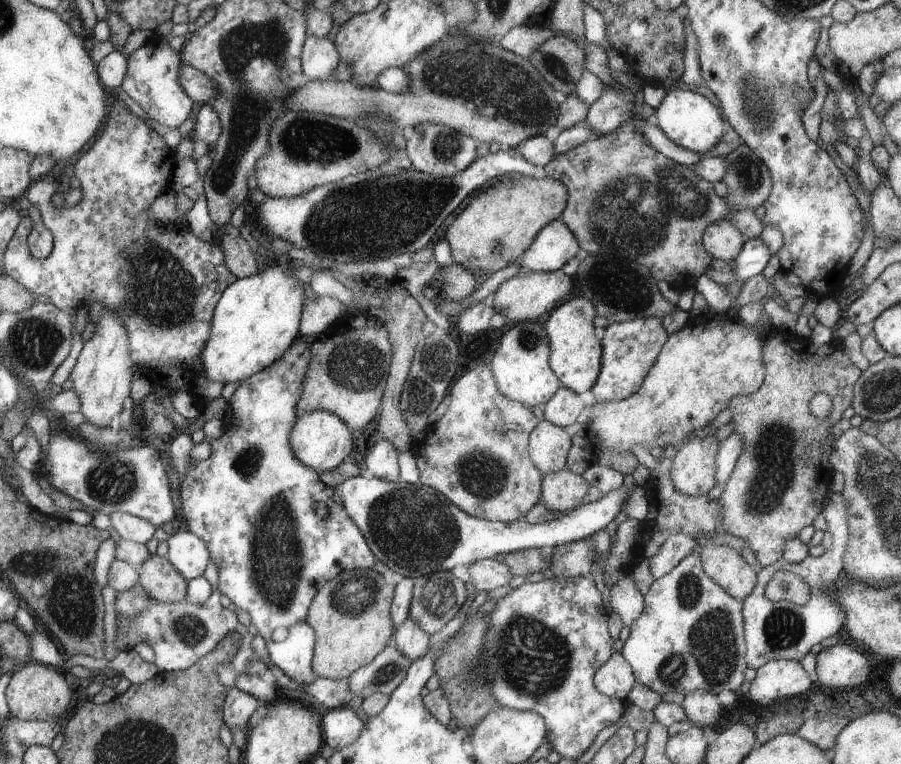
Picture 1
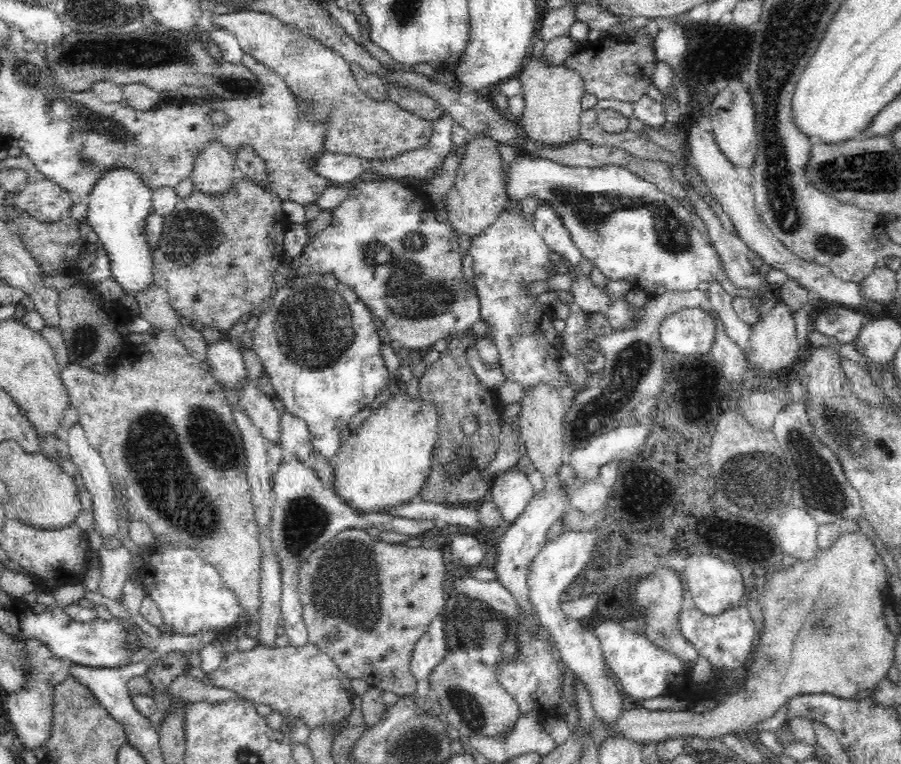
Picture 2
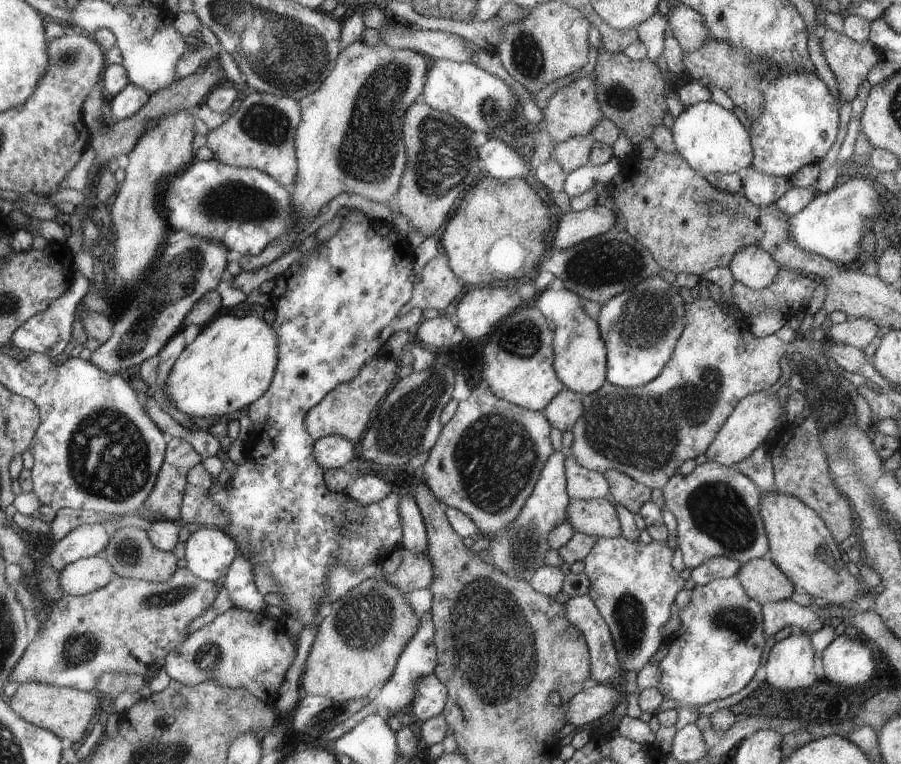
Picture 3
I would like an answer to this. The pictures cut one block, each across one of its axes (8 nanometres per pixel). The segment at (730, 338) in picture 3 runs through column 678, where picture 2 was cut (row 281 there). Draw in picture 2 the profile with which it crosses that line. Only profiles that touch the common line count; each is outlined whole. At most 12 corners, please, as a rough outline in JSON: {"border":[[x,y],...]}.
{"border":[[360,181],[299,254],[406,351],[480,316],[420,187]]}

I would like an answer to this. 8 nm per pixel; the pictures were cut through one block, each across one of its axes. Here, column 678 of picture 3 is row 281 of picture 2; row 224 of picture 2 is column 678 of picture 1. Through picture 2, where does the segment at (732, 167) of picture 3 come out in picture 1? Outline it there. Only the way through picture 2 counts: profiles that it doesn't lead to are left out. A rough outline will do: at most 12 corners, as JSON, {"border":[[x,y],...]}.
{"border":[[676,89],[651,119],[701,156],[726,132],[704,95]]}

